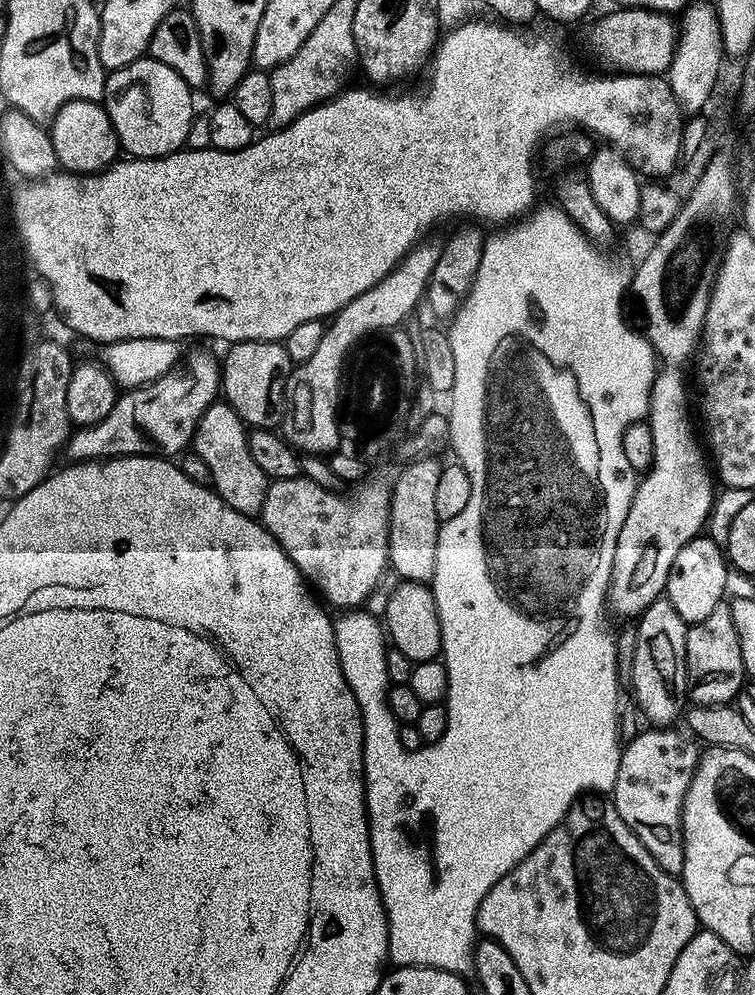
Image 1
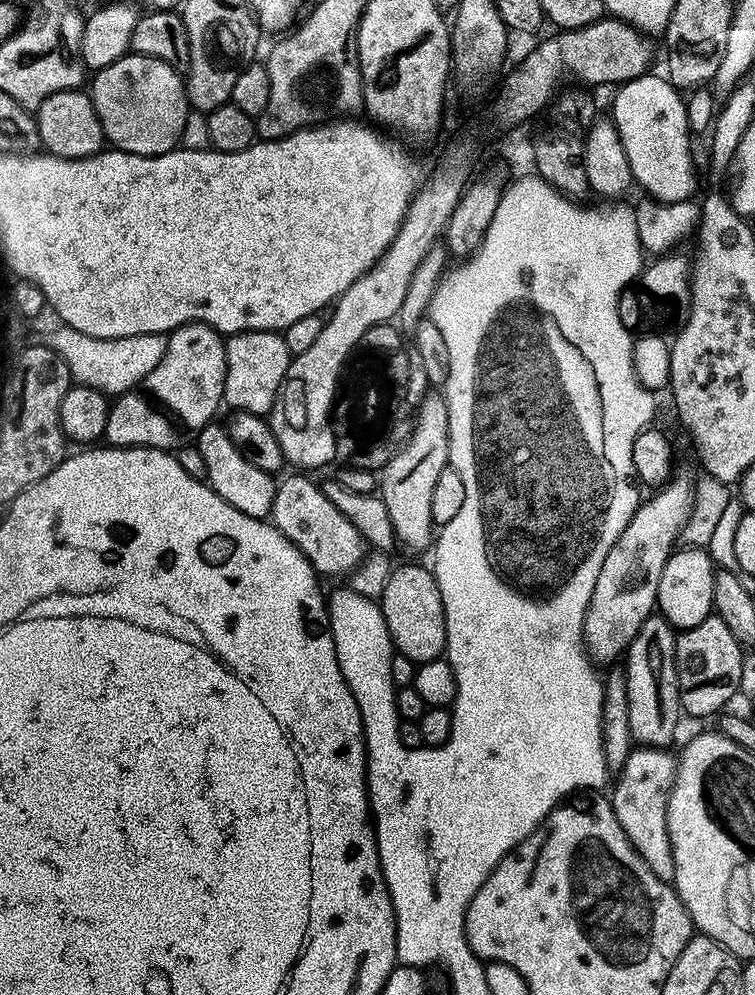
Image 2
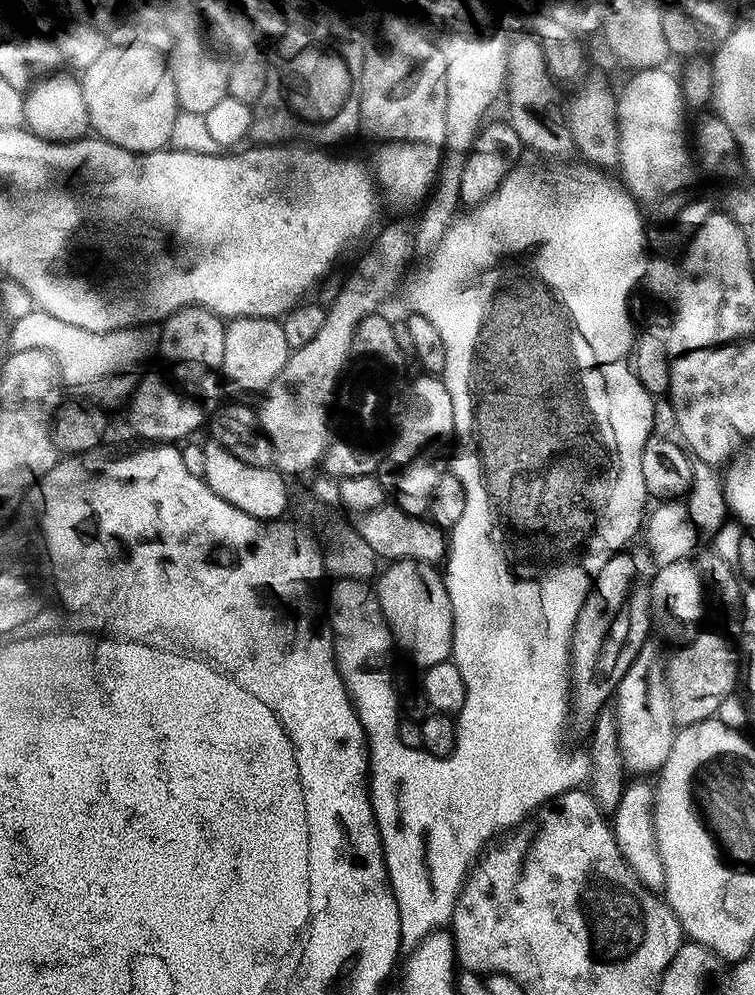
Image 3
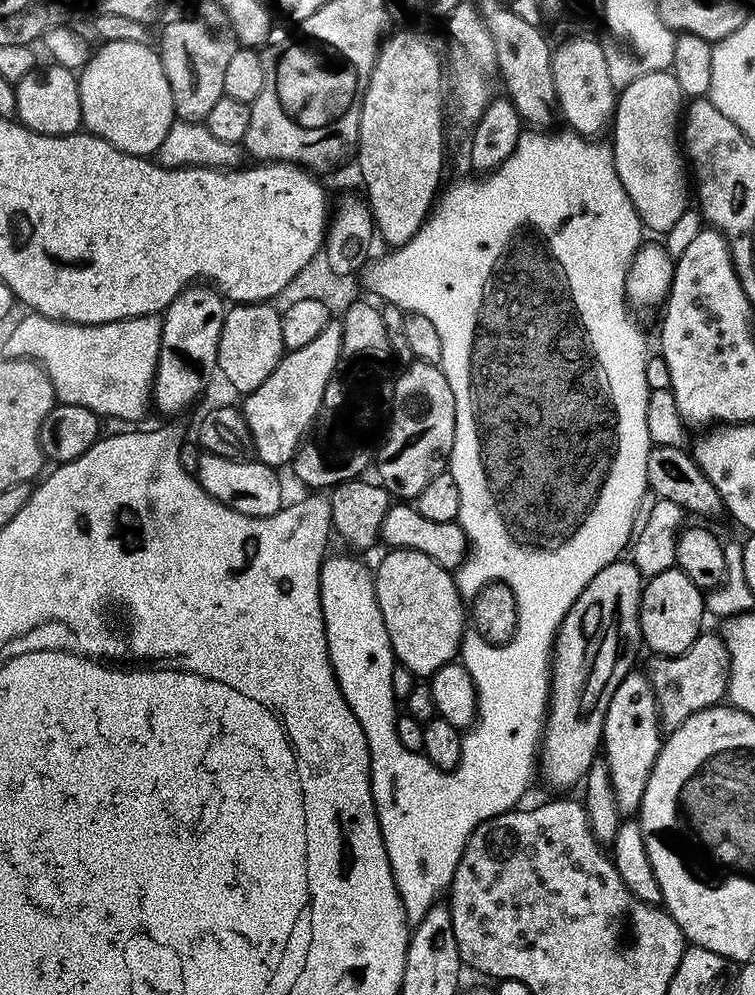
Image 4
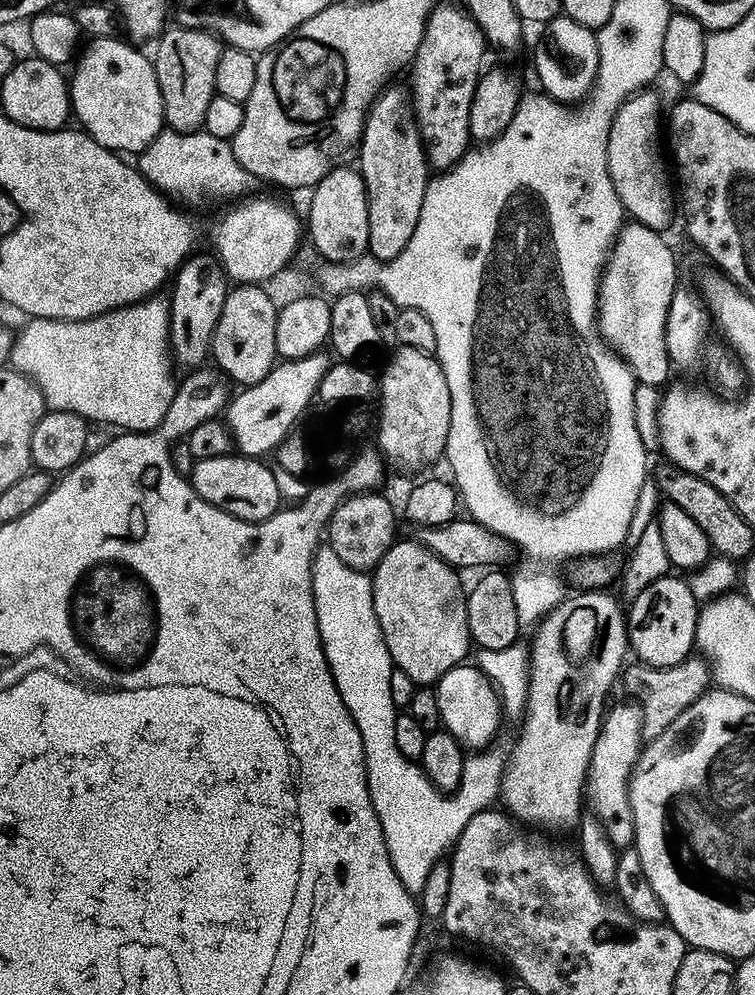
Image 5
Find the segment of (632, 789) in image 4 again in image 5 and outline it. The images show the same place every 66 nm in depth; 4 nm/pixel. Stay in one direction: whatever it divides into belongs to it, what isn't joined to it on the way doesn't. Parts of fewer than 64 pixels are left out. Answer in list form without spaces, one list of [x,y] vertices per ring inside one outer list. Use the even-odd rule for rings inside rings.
[[[635,702],[616,704],[607,709],[600,725],[600,733],[594,742],[592,757],[588,763],[586,781],[586,800],[590,810],[602,822],[602,830],[606,830],[606,838],[617,850],[624,850],[635,841],[634,810],[630,806],[630,786],[632,772],[642,751],[644,735],[644,718],[640,706]]]

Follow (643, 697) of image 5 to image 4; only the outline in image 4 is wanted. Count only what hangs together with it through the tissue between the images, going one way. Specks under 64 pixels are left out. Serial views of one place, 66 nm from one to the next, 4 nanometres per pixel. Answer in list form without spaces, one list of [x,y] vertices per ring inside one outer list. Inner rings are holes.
[[[701,634],[682,655],[660,658],[655,662],[657,664],[646,668],[646,675],[652,683],[656,704],[660,708],[660,723],[665,729],[682,726],[686,718],[707,708],[717,707],[725,699],[728,691],[730,654],[724,645],[723,635]]]

